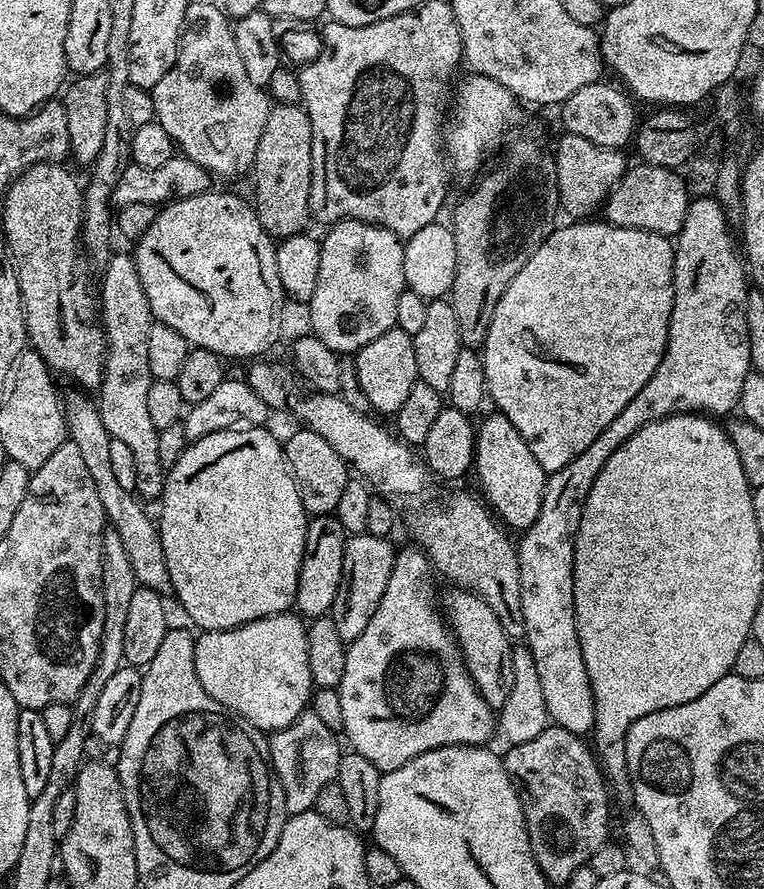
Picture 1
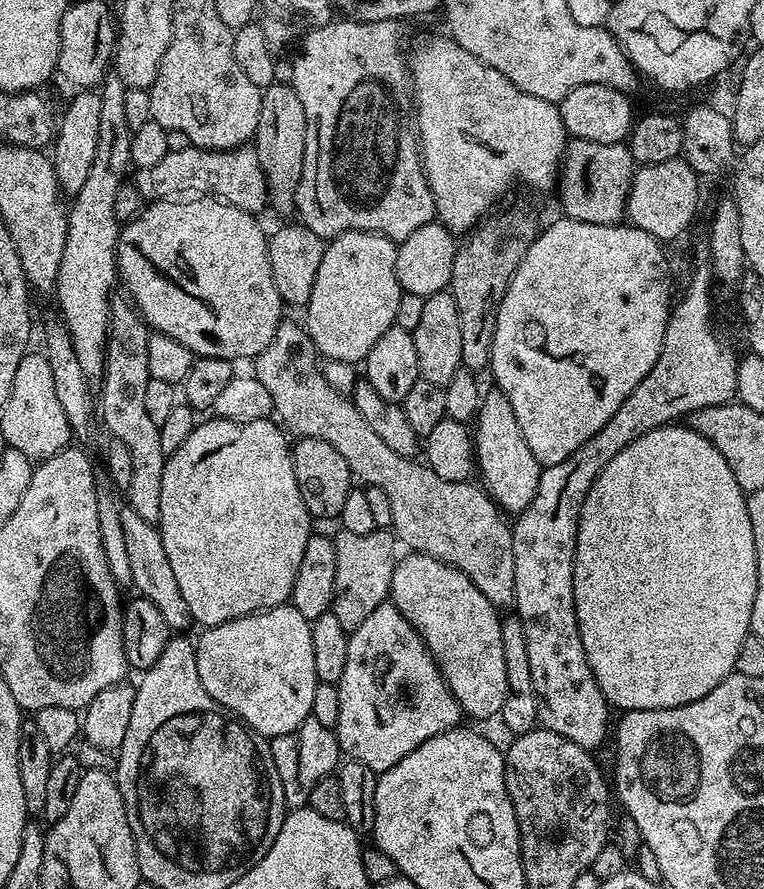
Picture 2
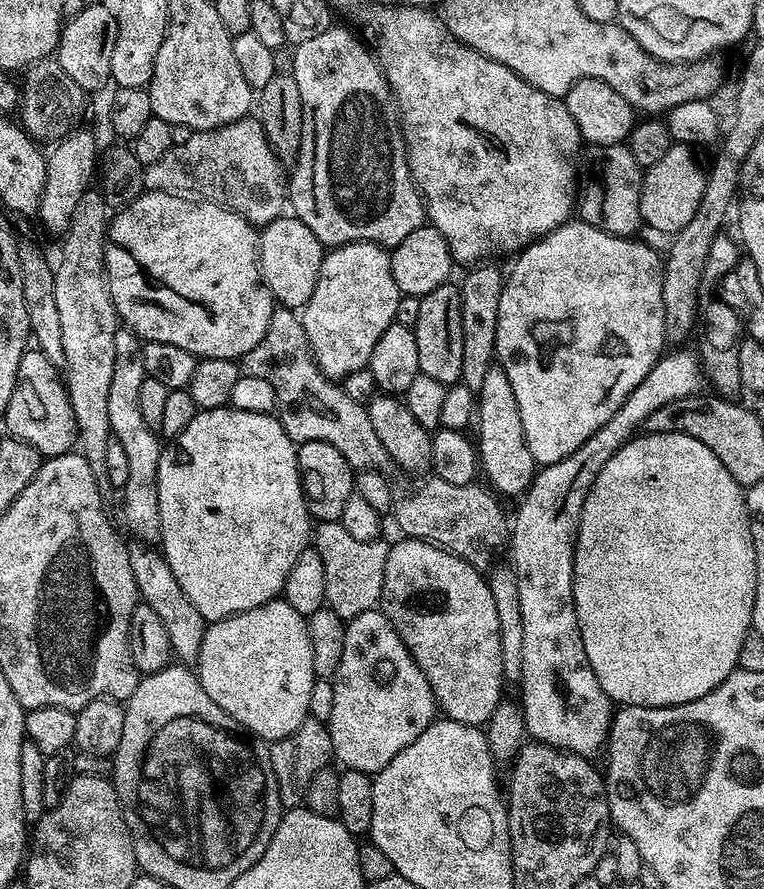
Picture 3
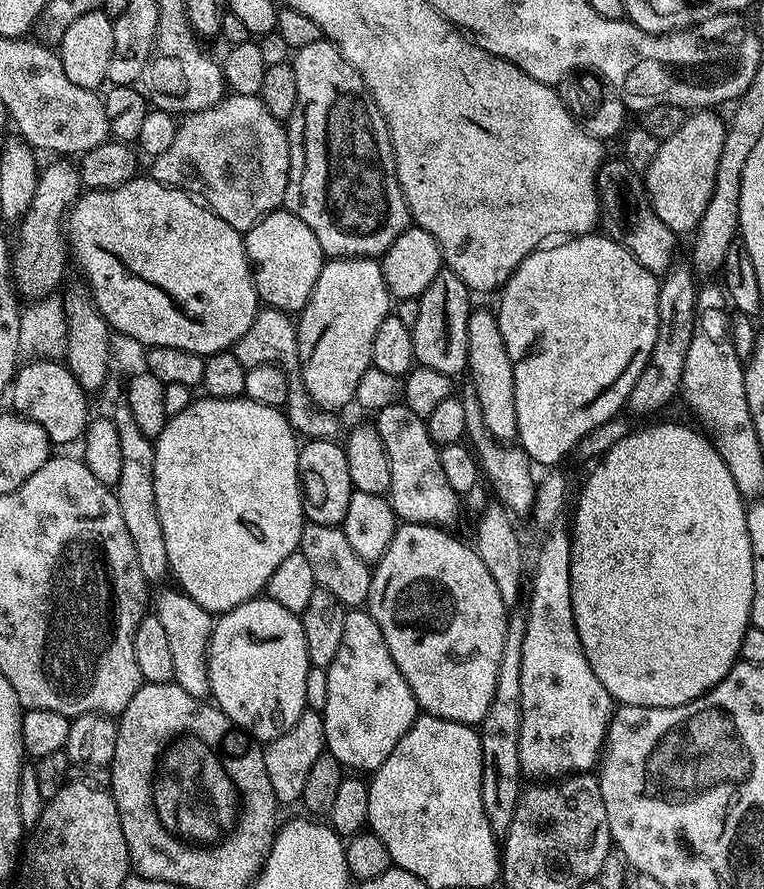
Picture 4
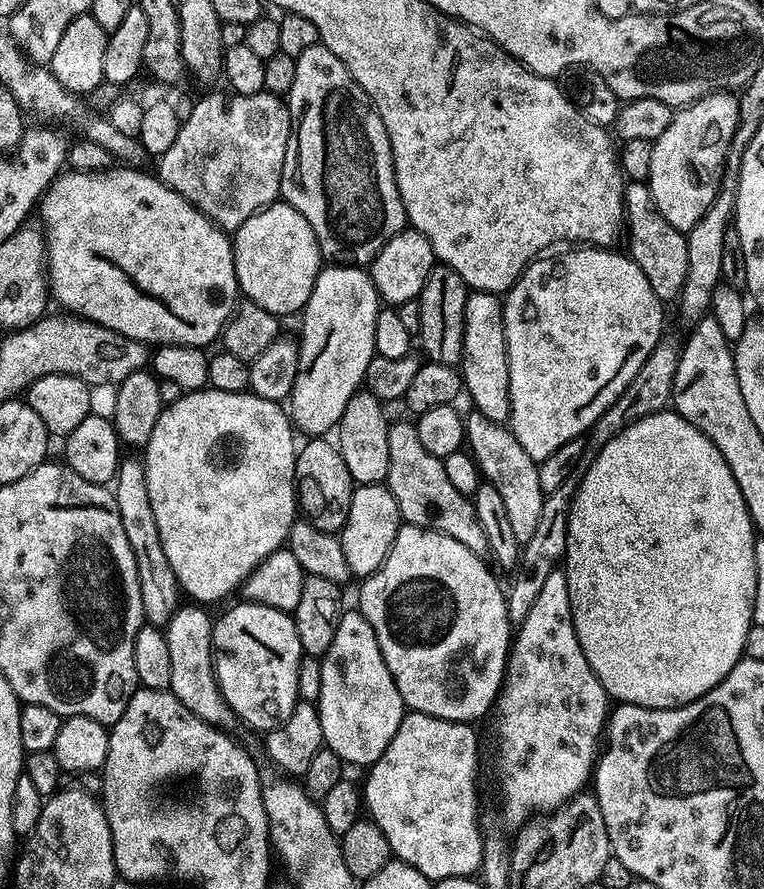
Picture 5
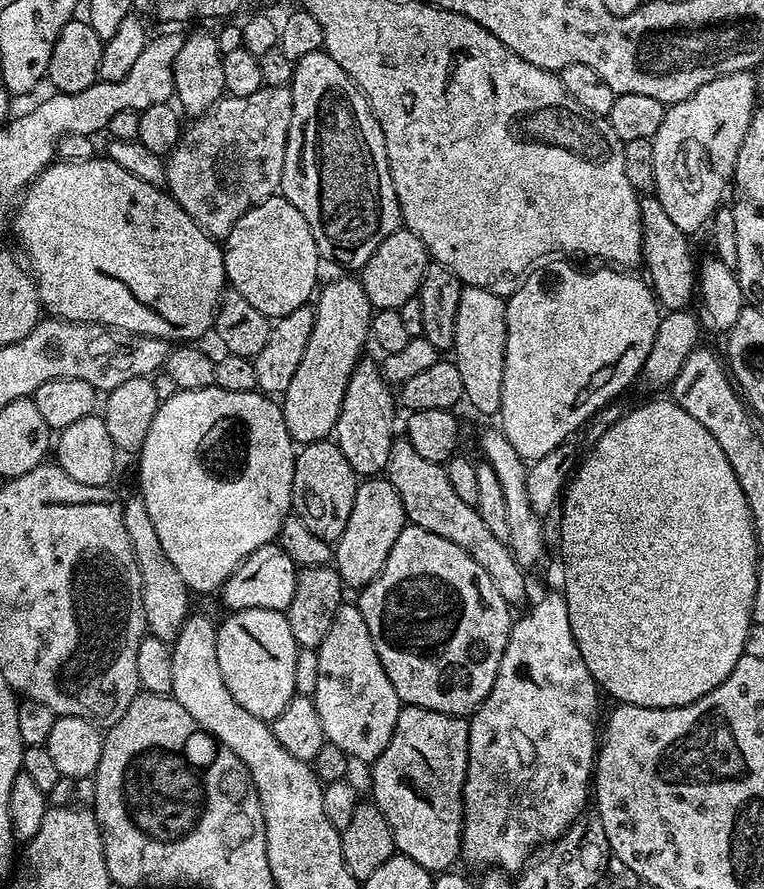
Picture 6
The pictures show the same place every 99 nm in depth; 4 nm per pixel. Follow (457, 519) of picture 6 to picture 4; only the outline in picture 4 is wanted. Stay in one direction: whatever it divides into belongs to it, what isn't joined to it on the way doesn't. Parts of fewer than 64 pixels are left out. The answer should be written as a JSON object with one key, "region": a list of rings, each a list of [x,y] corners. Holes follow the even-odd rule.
{"region":[[[403,402],[386,406],[375,413],[374,420],[389,462],[390,486],[386,496],[395,515],[409,524],[448,526],[459,512],[462,500],[446,480],[439,462],[440,448],[431,440],[426,420]]]}

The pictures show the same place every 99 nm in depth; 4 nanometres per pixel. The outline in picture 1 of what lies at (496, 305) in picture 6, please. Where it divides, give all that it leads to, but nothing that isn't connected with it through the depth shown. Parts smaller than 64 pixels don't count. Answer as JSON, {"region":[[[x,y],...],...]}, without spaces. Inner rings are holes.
{"region":[[[493,411],[491,415],[475,429],[474,475],[480,479],[484,487],[483,499],[493,513],[509,529],[523,530],[532,525],[534,518],[538,518],[538,510],[542,510],[546,474],[542,466],[538,466],[538,458],[530,454],[530,446],[522,442],[522,434],[514,430],[514,422],[498,411]]]}

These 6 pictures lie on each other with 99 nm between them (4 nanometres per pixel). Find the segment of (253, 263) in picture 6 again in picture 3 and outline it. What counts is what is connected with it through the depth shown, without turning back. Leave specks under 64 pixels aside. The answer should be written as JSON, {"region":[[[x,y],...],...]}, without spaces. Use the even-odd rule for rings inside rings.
{"region":[[[283,216],[265,225],[259,235],[260,269],[273,299],[293,310],[303,309],[320,277],[324,245],[305,223],[295,216]]]}

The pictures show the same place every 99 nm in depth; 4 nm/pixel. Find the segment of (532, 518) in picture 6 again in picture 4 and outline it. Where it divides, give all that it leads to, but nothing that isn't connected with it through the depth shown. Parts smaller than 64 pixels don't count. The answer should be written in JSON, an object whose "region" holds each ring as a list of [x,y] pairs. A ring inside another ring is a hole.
{"region":[[[471,378],[464,380],[464,385],[459,385],[458,397],[463,407],[463,413],[466,416],[466,436],[474,449],[474,455],[482,469],[483,475],[488,475],[488,480],[492,483],[492,488],[496,491],[495,499],[508,509],[509,513],[516,512],[531,513],[534,502],[536,501],[537,477],[532,477],[534,471],[528,456],[524,451],[514,448],[508,450],[499,441],[493,439],[490,430],[482,422],[482,406],[478,403],[478,390],[474,390],[474,382]]]}

